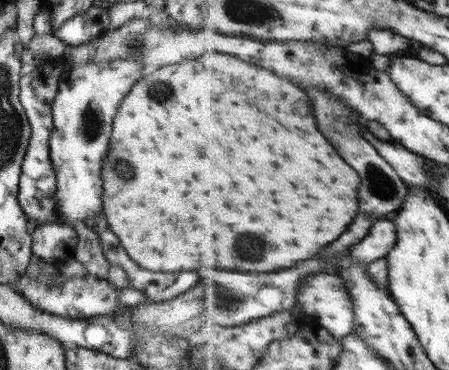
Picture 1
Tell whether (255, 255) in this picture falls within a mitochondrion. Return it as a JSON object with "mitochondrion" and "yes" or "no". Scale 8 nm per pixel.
{"mitochondrion":"yes"}

